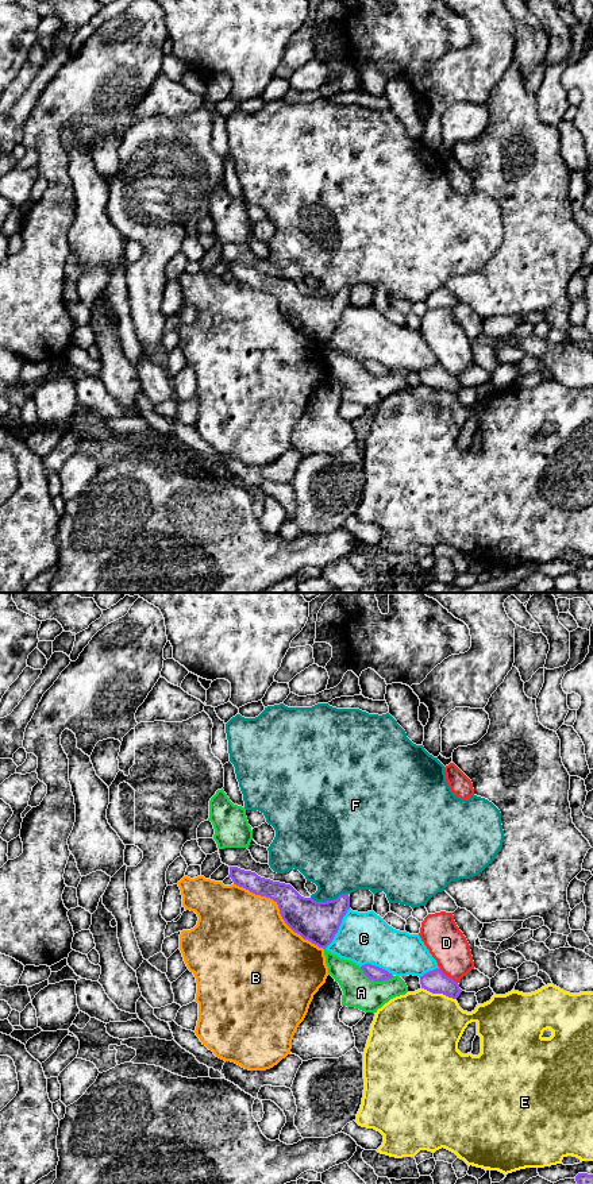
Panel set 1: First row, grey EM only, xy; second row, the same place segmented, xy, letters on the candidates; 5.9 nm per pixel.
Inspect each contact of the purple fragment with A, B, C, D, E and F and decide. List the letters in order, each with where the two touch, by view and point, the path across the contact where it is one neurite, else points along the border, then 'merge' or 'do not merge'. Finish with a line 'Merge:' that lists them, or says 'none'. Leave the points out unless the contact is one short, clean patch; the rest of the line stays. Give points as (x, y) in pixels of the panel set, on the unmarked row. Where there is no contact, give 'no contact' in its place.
A: xy (377, 375) | do not merge
B: xy (280, 307) | do not merge
C: xy (338, 323) | do not merge
D: xy (447, 371) | do not merge
E: xy (439, 388) | do not merge
F: xy (328, 296) | do not merge
Merge: none

